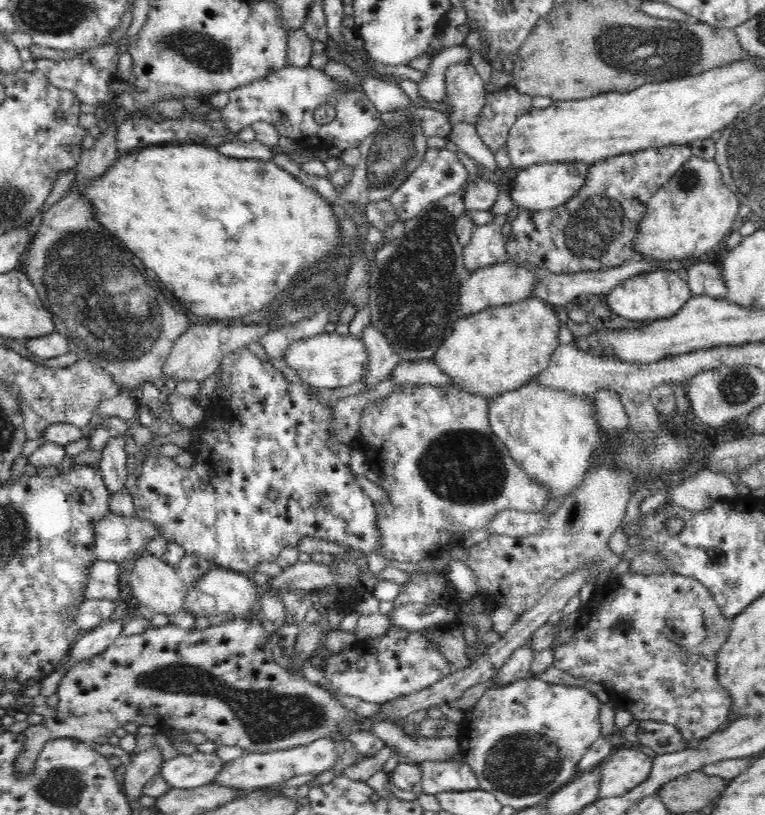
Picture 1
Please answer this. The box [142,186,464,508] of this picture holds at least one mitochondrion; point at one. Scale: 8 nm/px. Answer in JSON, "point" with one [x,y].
{"point":[416,291]}

